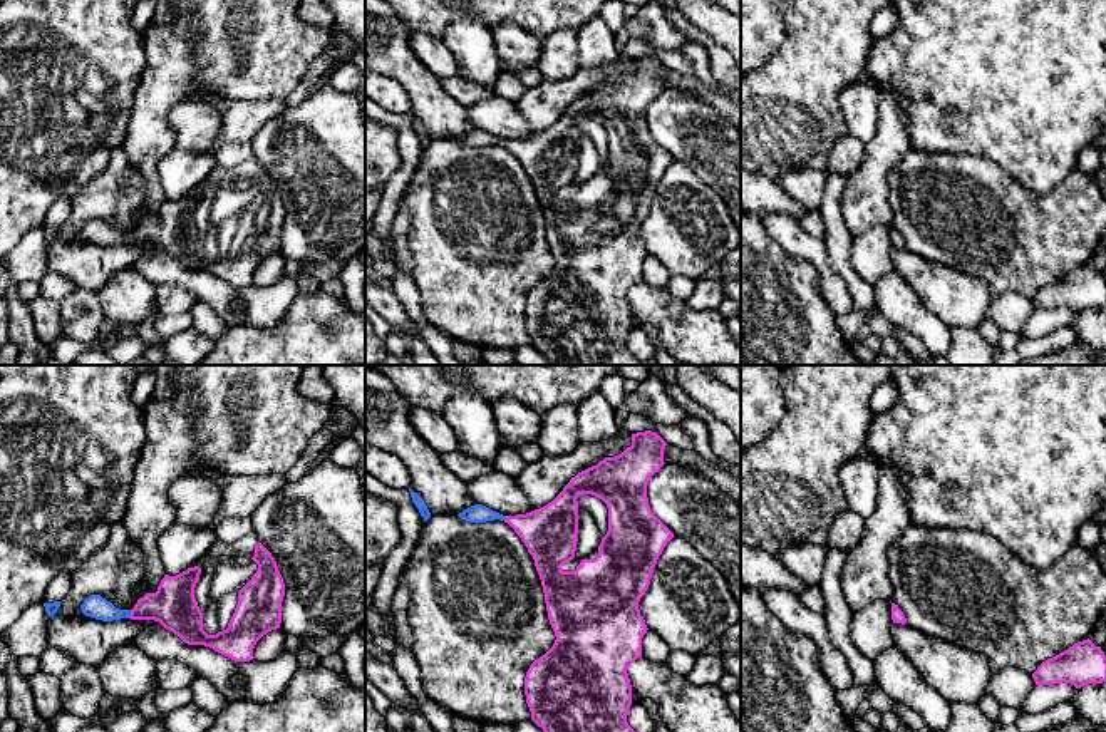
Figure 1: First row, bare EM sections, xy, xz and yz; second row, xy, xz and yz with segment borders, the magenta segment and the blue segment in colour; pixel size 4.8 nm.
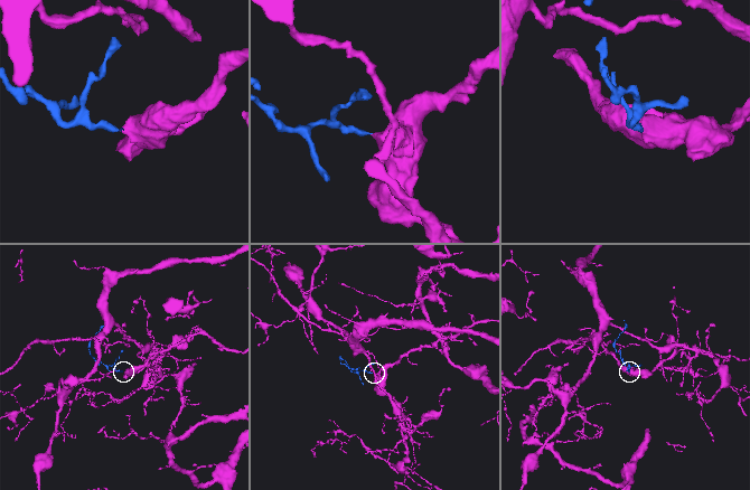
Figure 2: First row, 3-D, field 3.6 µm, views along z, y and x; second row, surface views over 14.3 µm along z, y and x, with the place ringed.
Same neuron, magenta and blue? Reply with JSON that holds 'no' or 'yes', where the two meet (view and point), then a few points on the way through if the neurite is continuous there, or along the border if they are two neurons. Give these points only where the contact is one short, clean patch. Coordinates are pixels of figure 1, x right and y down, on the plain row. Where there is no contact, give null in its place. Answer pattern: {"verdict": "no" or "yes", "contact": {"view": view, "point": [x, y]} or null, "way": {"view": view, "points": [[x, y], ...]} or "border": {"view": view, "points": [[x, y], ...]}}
{"verdict": "yes", "contact": {"view": "xy", "point": [131, 240]}, "way": {"view": "xy", "points": [[173, 230], [148, 231], [131, 240], [111, 238], [96, 231]]}}

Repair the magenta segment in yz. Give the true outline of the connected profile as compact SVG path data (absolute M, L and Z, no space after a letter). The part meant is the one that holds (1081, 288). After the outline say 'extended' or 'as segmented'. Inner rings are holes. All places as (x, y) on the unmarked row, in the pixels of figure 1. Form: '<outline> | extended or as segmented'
M1089 263L1042 286L1032 298L1036 310L1071 308L1081 313L1106 307L1106 280Z | as segmented

